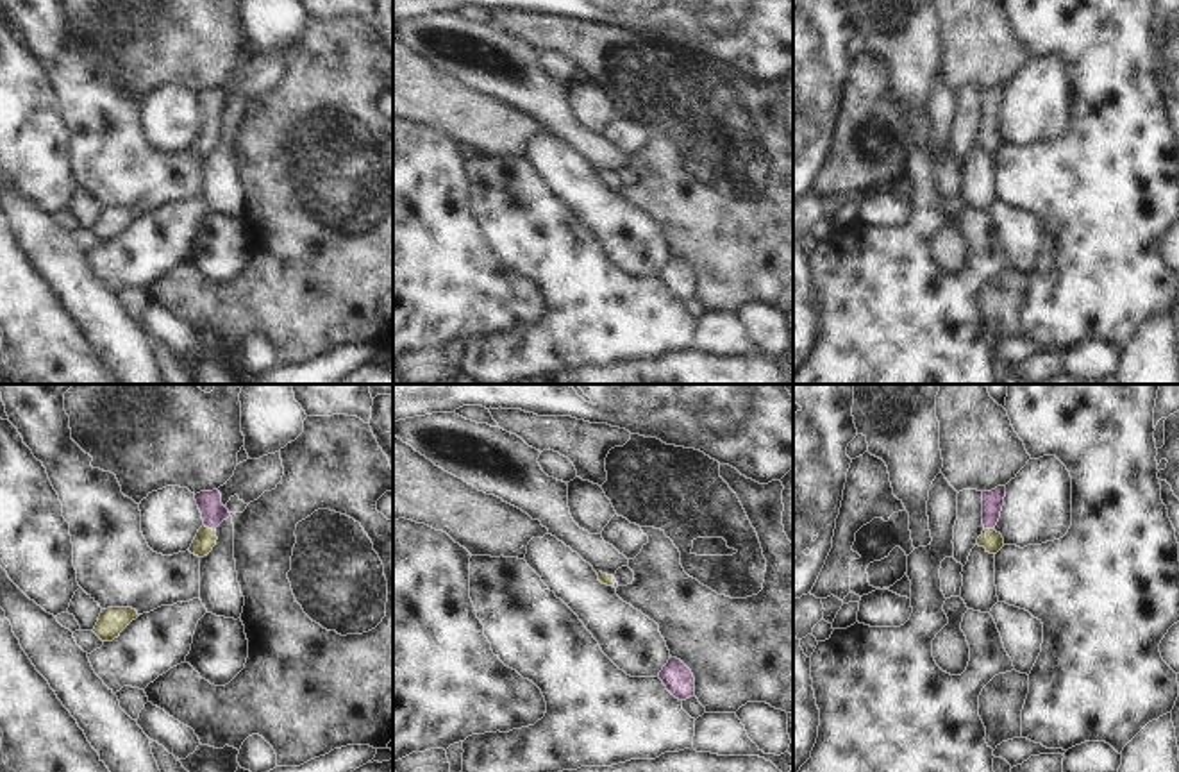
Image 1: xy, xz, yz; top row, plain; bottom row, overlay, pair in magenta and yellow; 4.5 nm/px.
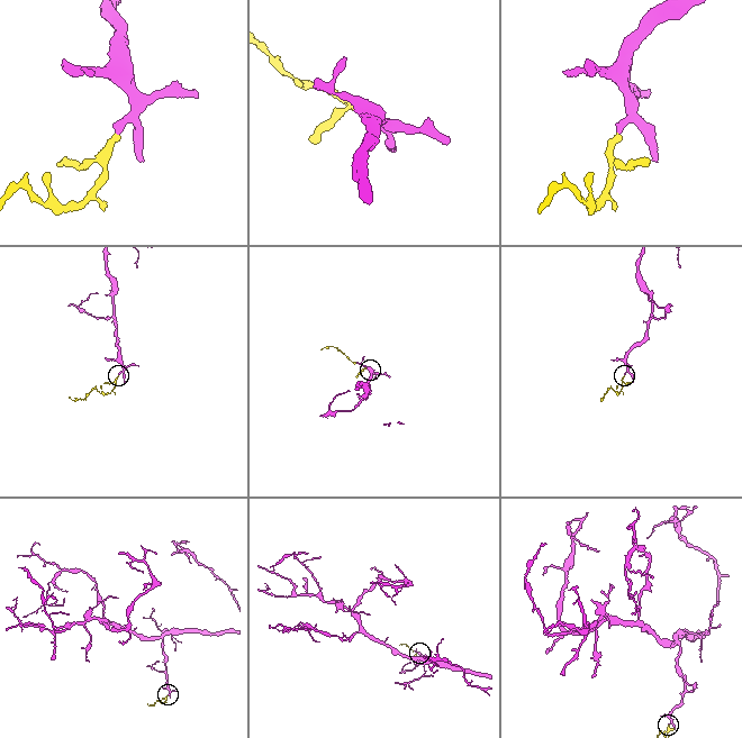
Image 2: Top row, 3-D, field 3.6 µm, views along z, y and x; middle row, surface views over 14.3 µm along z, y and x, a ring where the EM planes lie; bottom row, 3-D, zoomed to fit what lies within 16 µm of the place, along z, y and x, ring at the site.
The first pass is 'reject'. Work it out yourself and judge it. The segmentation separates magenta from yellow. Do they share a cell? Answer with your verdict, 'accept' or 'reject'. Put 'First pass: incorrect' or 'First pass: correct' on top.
First pass: incorrect
accept

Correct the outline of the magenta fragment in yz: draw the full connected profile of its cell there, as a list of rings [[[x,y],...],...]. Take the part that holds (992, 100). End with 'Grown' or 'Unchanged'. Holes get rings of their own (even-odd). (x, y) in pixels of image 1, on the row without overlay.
[[[997,86],[991,91],[982,91],[982,125],[984,130],[977,138],[979,147],[984,147],[986,152],[997,154],[1004,147],[1004,138],[993,127],[1000,118],[1000,111],[1004,105],[1006,86]]]. Grown.

